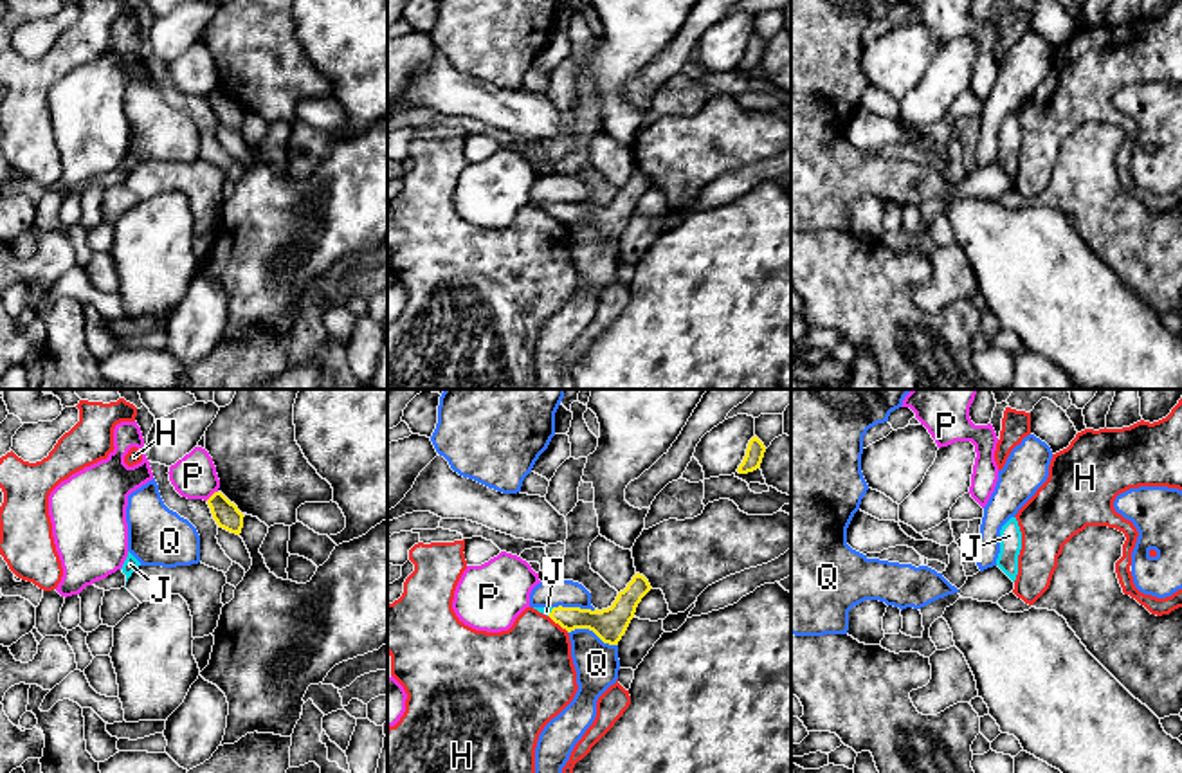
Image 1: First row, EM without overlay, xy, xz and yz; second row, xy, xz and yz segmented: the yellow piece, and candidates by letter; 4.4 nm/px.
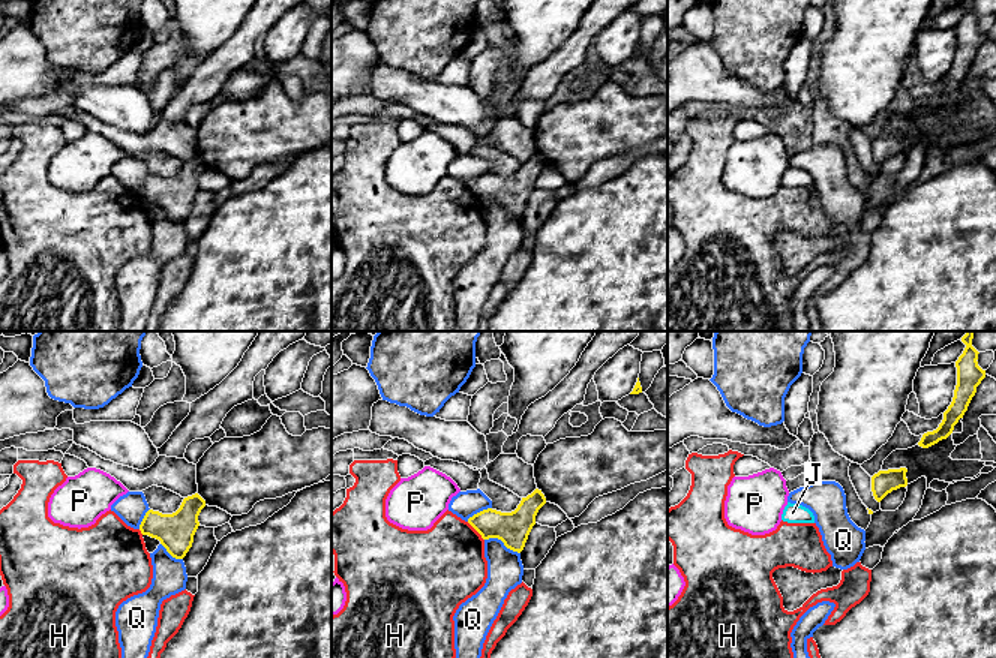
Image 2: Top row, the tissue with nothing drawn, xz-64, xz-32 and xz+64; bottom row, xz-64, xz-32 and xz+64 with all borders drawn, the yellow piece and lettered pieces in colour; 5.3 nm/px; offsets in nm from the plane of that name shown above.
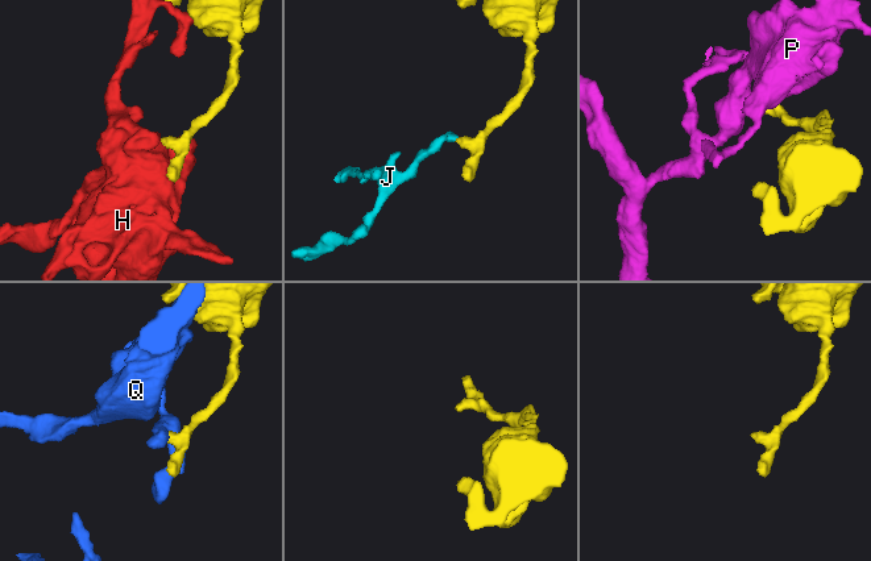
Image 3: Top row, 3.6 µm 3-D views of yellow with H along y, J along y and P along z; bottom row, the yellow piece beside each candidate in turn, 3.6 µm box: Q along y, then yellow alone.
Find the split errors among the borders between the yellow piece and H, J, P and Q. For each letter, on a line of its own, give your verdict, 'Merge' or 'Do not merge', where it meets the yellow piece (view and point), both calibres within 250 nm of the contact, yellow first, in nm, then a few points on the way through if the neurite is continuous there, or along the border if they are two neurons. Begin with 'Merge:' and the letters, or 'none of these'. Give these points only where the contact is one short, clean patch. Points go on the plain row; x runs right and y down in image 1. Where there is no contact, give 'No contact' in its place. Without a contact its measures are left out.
Merge: J
H: Do not merge. Touches yellow at xz (559, 220). Thickness 150 nm (yellow) against 400 nm
J: Merge. Touches yellow at xz (552, 208). Thickness 140 nm (yellow) against 40 nm. Path across: xz (606, 220), (552, 208), (546, 208)
P: Do not merge. Touches yellow at xy (213, 90). Thickness 120 nm (yellow) against 200 nm
Q: Do not merge. Touches yellow at xz (593, 227). Thickness 150 nm (yellow) against 200 nm

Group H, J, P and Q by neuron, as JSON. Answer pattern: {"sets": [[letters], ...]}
{"sets": [["H"], ["J"], ["P"], ["Q"]]}

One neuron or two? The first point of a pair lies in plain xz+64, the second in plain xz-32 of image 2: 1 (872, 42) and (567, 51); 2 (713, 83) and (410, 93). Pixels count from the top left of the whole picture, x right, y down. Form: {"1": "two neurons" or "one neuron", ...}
{"1": "two neurons", "2": "one neuron"}

